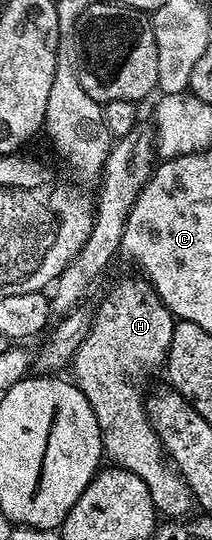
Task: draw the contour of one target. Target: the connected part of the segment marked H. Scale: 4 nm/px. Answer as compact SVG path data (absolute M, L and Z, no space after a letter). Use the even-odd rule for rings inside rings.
M137 278L120 280L97 304L88 337L84 337L80 349L76 349L74 354L72 382L84 393L84 397L88 397L88 405L92 405L96 413L96 421L102 430L102 450L110 459L109 462L128 473L136 473L136 477L148 485L148 493L152 493L155 512L159 516L166 515L162 517L167 520L178 521L191 514L190 507L195 506L194 495L186 479L162 448L162 441L146 412L144 391L137 387L138 378L145 371L154 371L157 367L159 370L165 364L166 350L170 348L176 318L154 291L153 285L145 278Z

